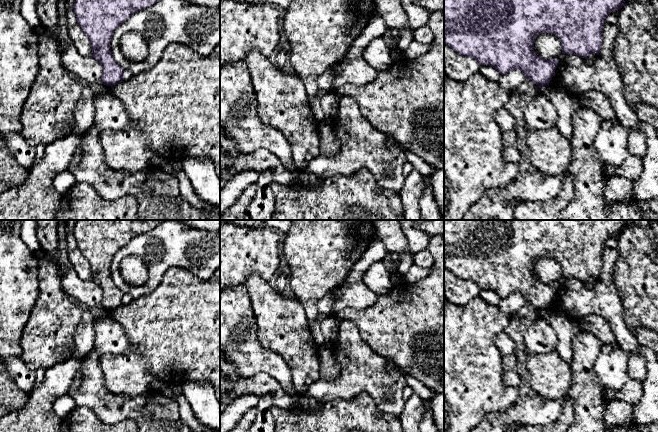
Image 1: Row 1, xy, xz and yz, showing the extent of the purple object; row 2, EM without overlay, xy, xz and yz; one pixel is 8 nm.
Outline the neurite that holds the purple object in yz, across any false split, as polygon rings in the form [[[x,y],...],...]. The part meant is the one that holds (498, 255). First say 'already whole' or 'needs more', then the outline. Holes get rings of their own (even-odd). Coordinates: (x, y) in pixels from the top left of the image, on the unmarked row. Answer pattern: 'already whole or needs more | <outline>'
already whole | [[[444,220],[444,268],[466,282],[472,282],[480,289],[495,292],[501,299],[513,294],[520,294],[527,303],[533,305],[537,311],[549,309],[555,294],[559,288],[558,282],[543,283],[534,277],[534,262],[541,257],[551,257],[560,263],[562,276],[564,278],[574,278],[585,282],[591,278],[599,279],[602,272],[602,258],[606,241],[612,235],[619,235],[625,227],[626,220]]]

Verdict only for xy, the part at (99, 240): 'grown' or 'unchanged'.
unchanged

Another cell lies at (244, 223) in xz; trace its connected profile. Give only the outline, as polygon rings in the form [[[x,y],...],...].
[[[226,220],[236,226],[242,227],[262,227],[265,220]]]

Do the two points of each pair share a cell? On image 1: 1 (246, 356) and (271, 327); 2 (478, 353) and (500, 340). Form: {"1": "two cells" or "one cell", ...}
{"1": "two cells", "2": "two cells"}

